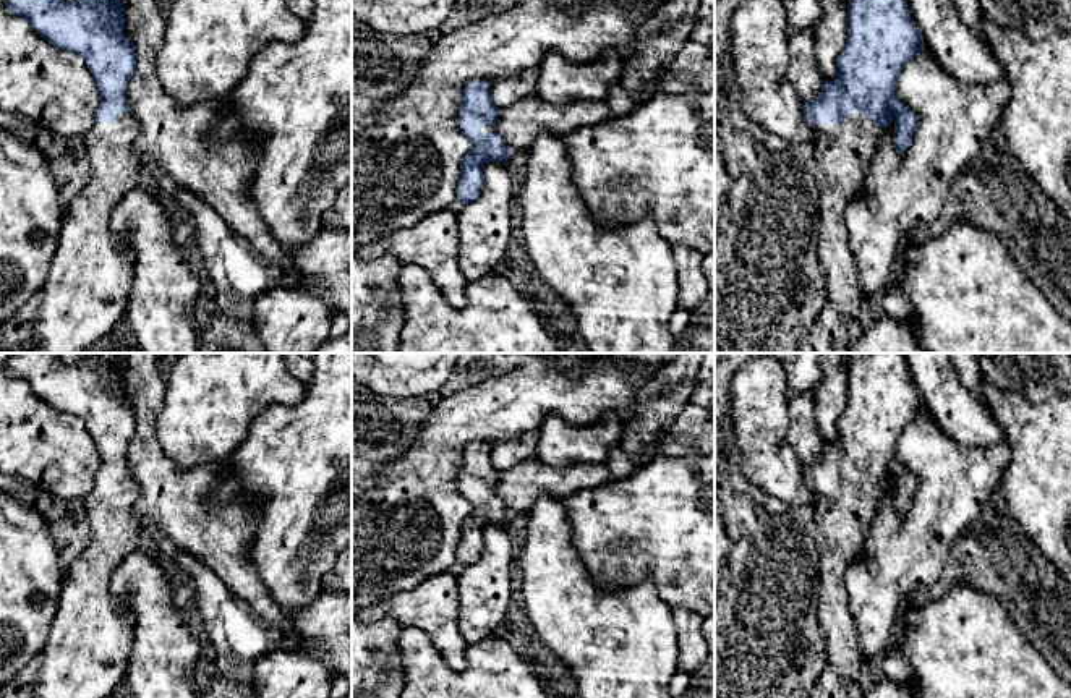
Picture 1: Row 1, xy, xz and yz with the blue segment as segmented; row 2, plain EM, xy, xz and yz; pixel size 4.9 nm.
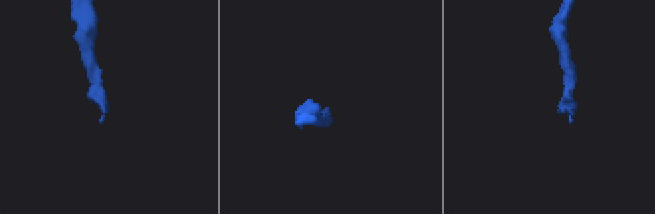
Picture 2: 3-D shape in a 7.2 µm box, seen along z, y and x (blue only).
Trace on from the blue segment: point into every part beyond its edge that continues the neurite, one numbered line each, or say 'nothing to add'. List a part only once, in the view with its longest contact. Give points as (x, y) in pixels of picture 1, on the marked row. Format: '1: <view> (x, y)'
1: yz (843, 153)

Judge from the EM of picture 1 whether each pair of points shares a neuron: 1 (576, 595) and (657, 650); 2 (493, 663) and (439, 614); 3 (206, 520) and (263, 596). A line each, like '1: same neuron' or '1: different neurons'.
1: same neuron
2: different neurons
3: same neuron

